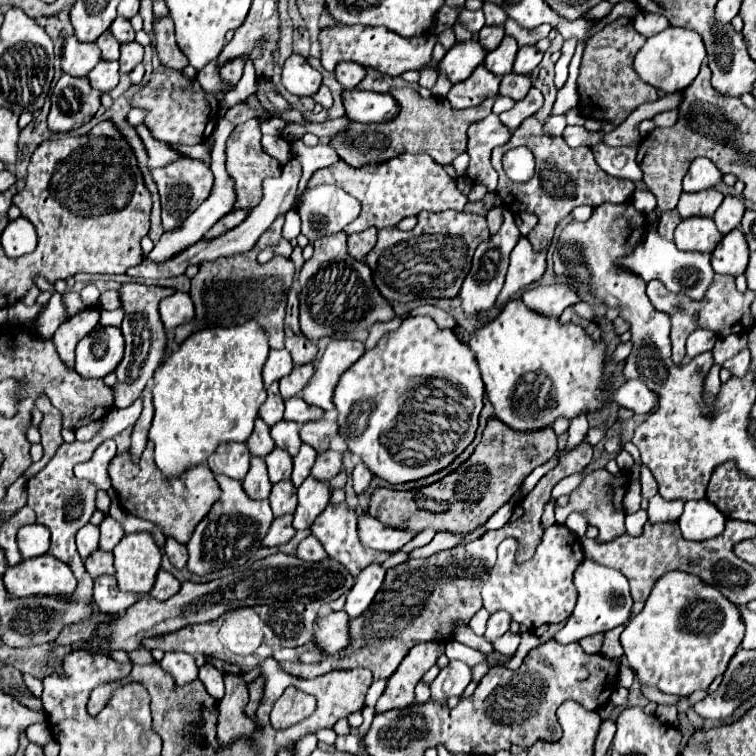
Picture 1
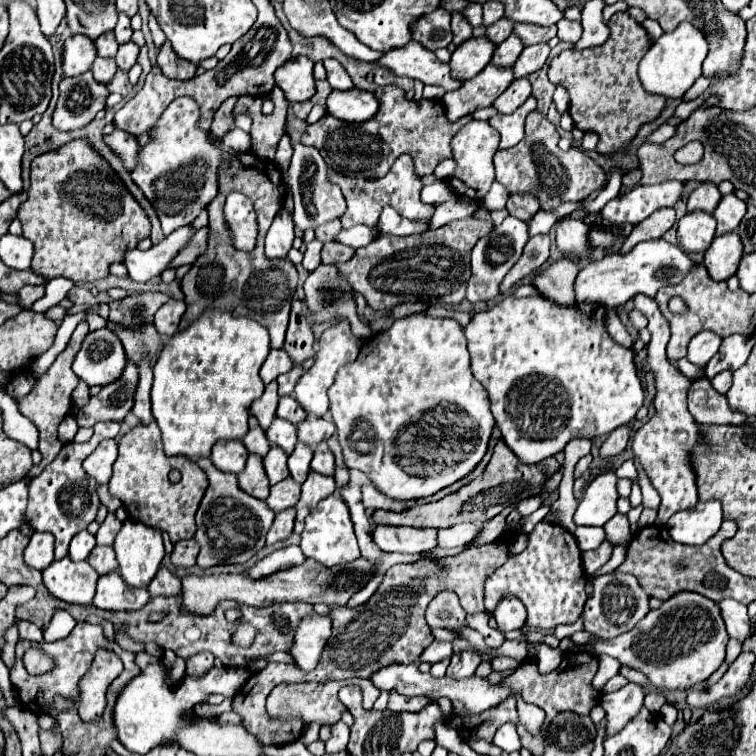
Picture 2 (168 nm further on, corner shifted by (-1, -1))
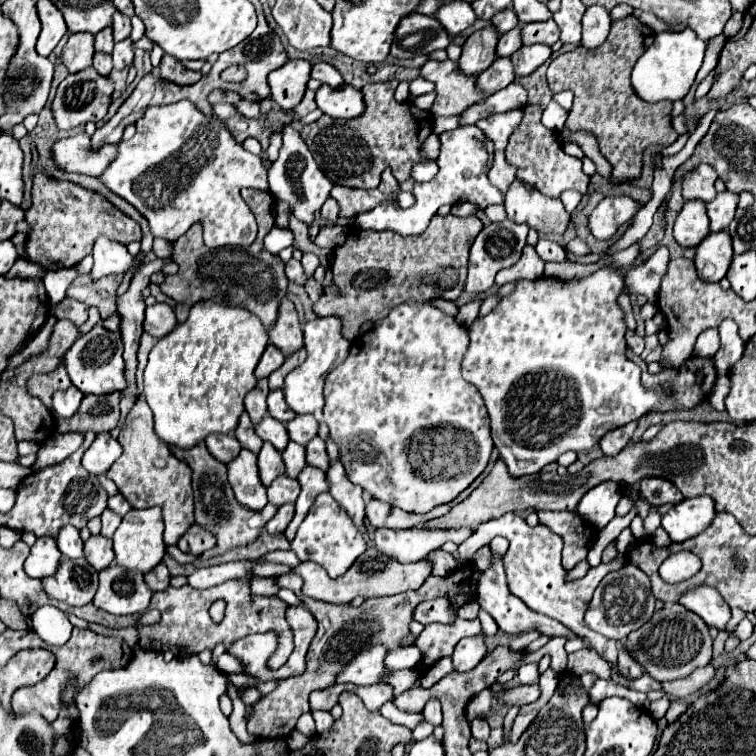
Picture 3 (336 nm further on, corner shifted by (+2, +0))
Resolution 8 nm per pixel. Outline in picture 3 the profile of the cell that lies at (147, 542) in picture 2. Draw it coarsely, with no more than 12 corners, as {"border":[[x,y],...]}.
{"border":[[158,508],[130,510],[114,532],[116,562],[150,572],[164,558]]}

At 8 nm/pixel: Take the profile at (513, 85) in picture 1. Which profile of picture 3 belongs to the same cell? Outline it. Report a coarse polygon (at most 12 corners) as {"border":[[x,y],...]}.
{"border":[[512,82],[504,90],[462,112],[462,124],[524,108],[526,88]]}

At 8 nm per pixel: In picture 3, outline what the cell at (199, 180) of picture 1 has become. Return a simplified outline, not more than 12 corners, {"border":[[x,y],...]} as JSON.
{"border":[[190,100],[150,106],[100,176],[178,240],[256,240],[262,158]]}

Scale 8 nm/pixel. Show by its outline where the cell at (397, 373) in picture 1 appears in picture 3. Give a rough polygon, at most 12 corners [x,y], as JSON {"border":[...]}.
{"border":[[400,304],[324,384],[348,478],[406,512],[486,468],[468,332]]}

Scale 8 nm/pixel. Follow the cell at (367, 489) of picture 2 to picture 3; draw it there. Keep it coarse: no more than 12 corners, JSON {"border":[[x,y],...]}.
{"border":[[380,500],[366,502],[374,528],[410,528],[444,516],[452,502],[426,514],[408,514]]}

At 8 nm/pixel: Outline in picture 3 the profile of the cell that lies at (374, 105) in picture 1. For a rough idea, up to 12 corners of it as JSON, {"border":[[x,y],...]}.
{"border":[[322,84],[316,104],[332,118],[356,118],[366,110],[362,92]]}

